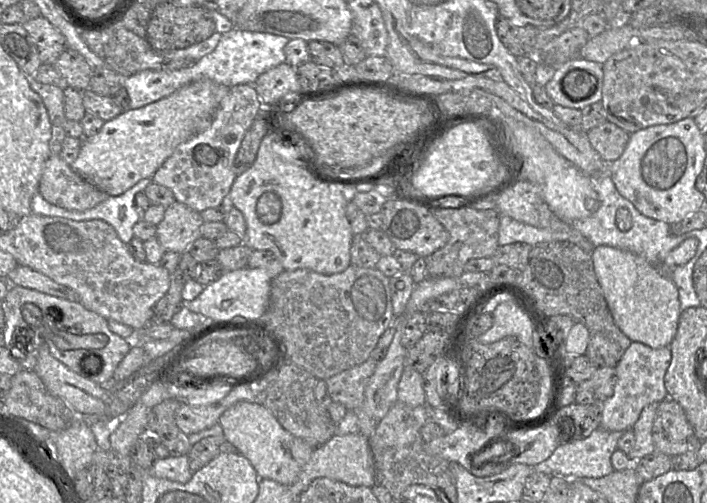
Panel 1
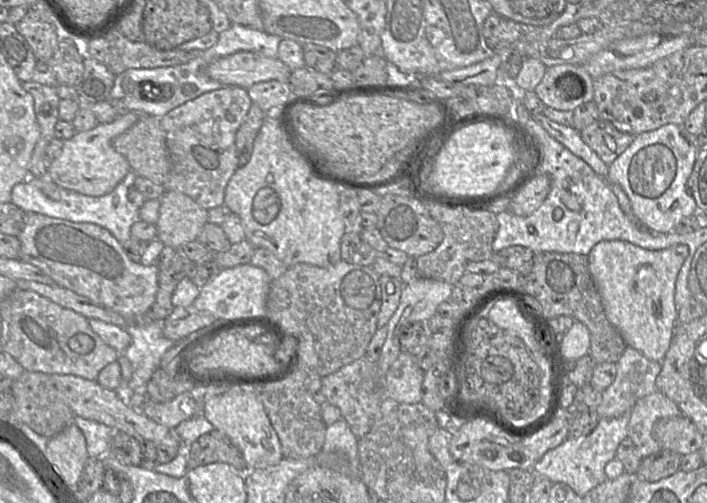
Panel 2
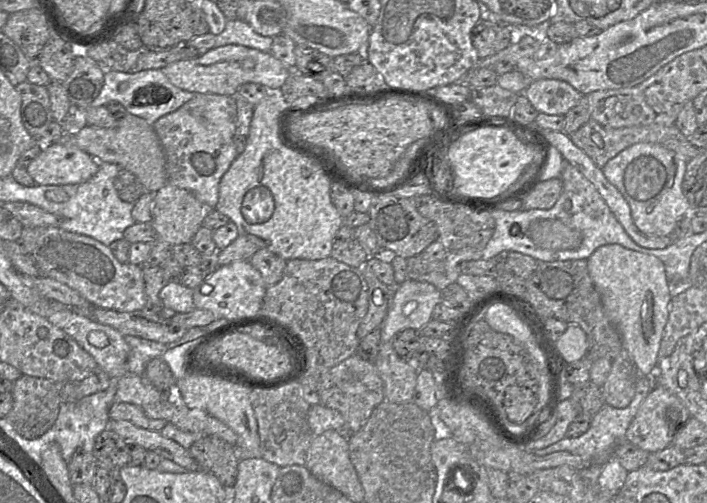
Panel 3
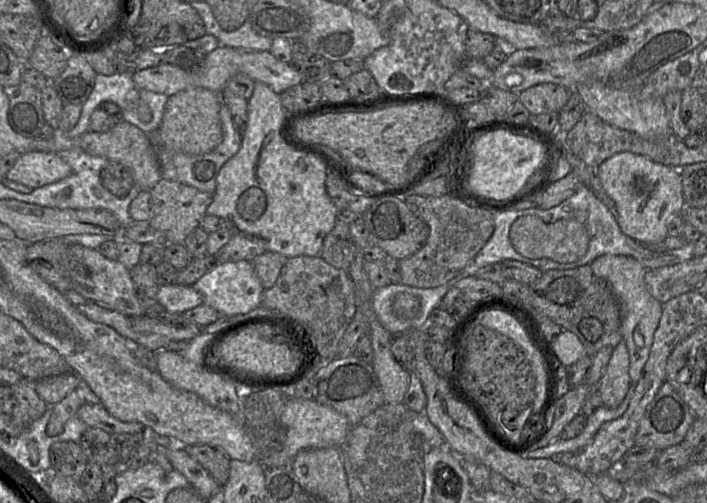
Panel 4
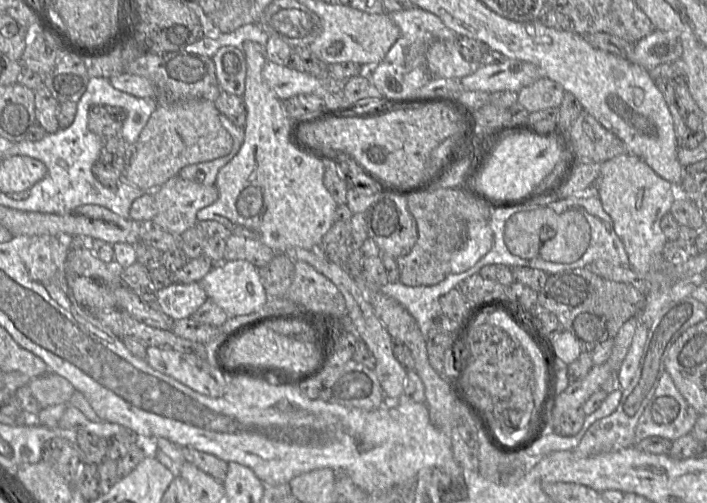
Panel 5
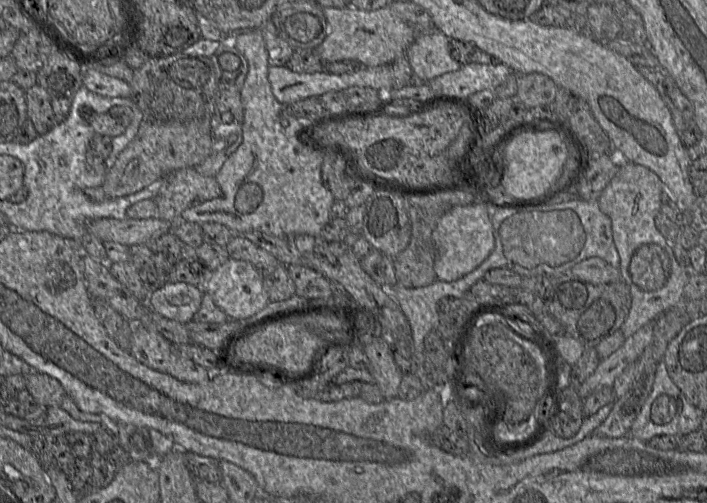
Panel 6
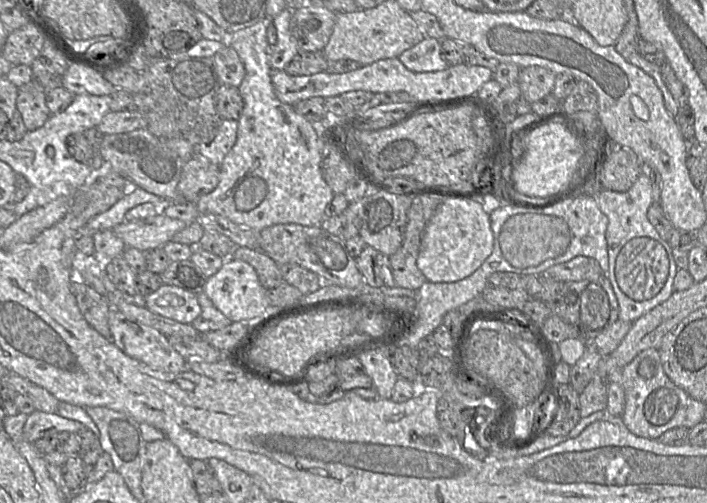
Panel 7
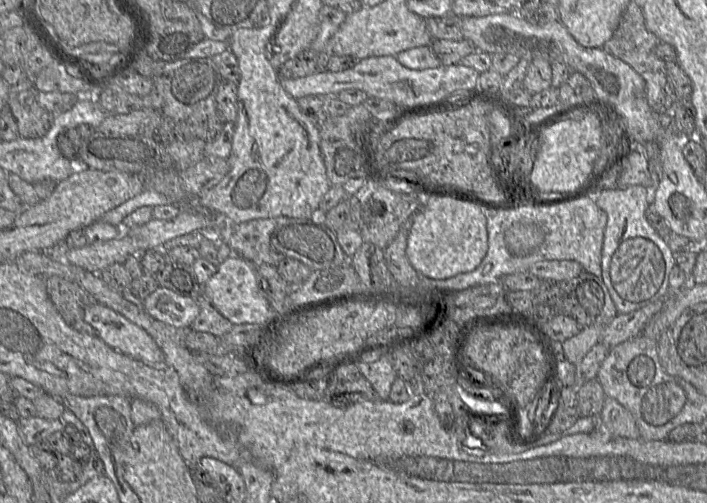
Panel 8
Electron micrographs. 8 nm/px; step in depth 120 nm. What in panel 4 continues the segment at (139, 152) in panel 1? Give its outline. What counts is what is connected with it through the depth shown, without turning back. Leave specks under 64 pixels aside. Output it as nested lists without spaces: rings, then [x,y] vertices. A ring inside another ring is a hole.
[[[27,151],[22,153],[6,178],[37,189],[57,182],[71,173],[69,164],[57,153]]]

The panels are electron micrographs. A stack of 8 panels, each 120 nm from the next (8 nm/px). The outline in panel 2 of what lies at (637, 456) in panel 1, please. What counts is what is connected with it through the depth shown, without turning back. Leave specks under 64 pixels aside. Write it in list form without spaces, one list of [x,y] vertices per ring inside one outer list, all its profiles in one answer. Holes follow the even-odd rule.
[[[656,391],[639,399],[631,409],[627,427],[628,437],[642,458],[662,449],[653,438],[653,425],[661,418],[680,416],[678,406],[666,395]]]

